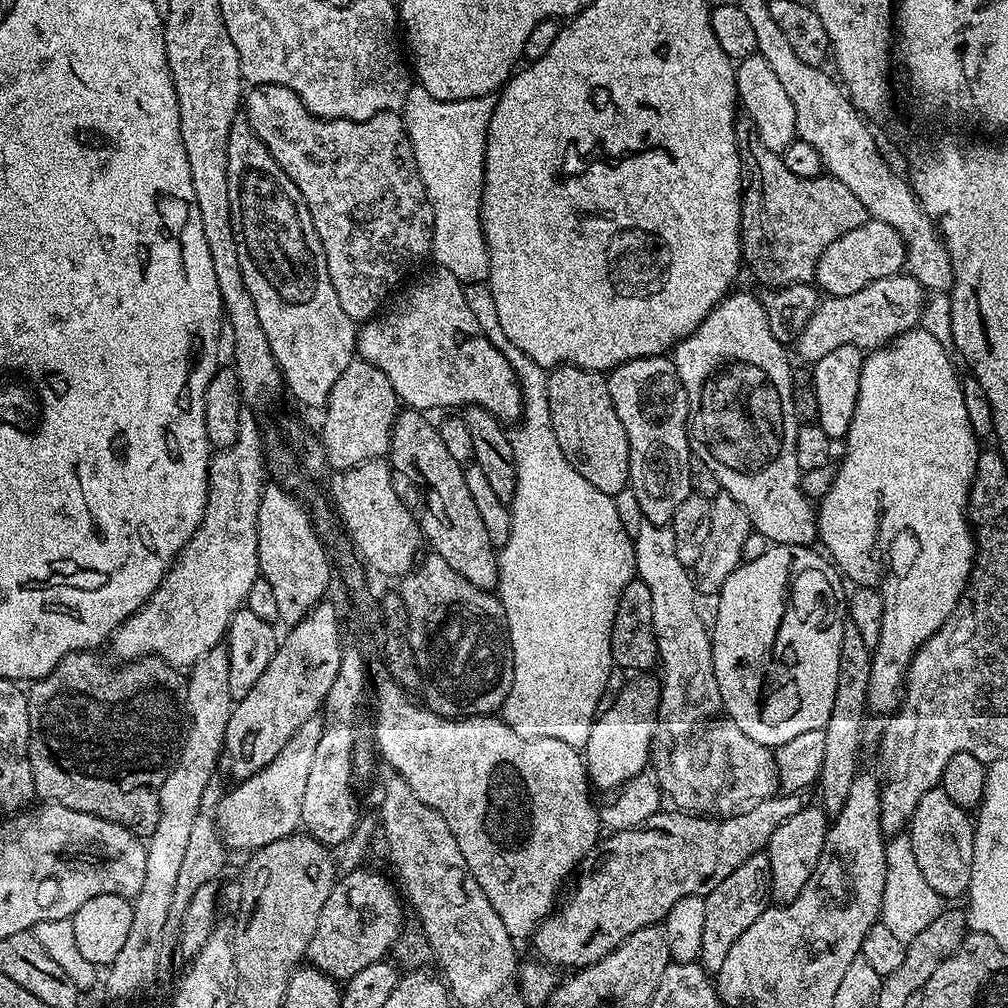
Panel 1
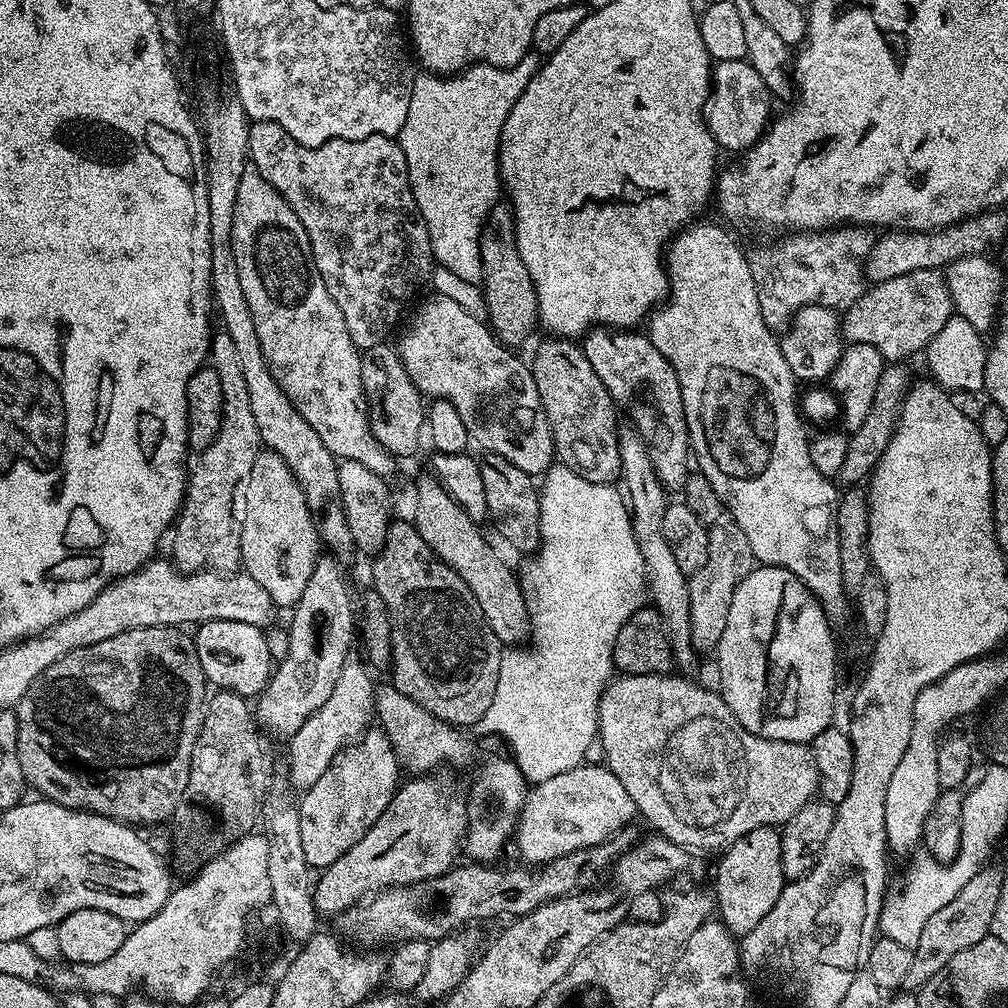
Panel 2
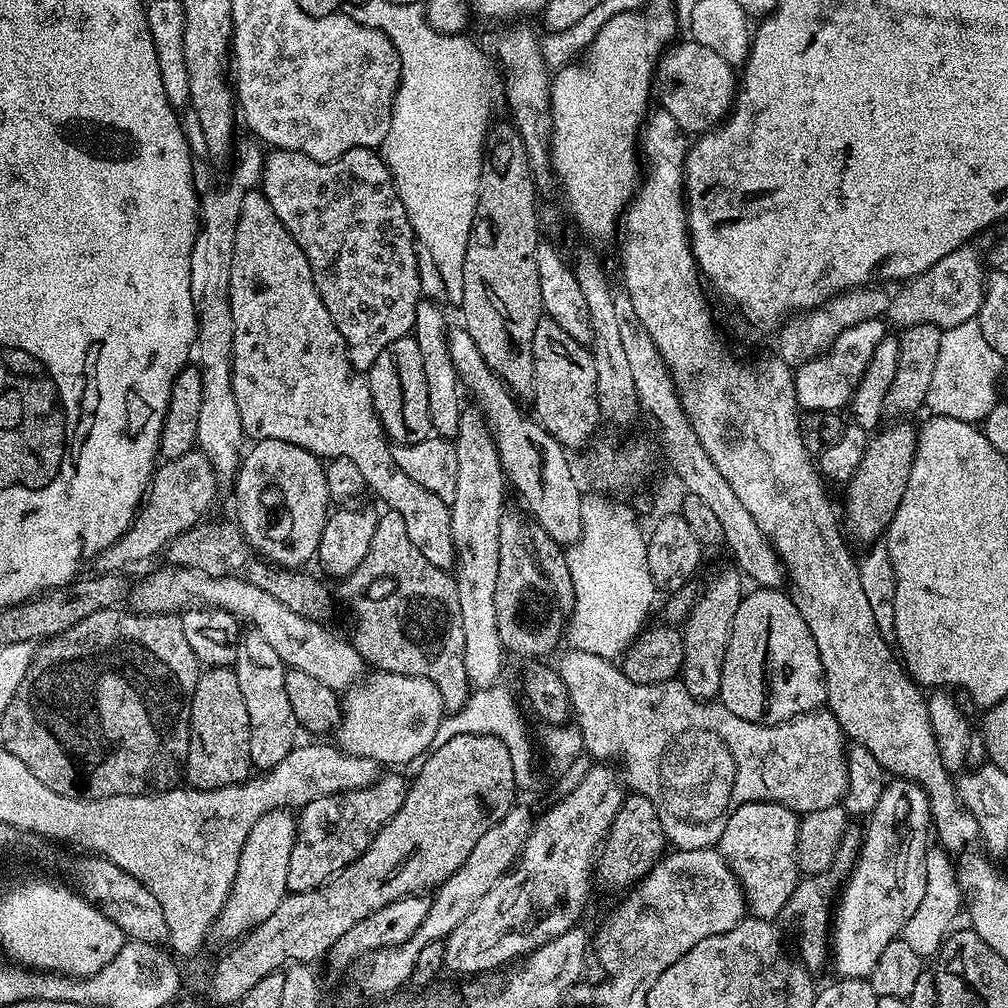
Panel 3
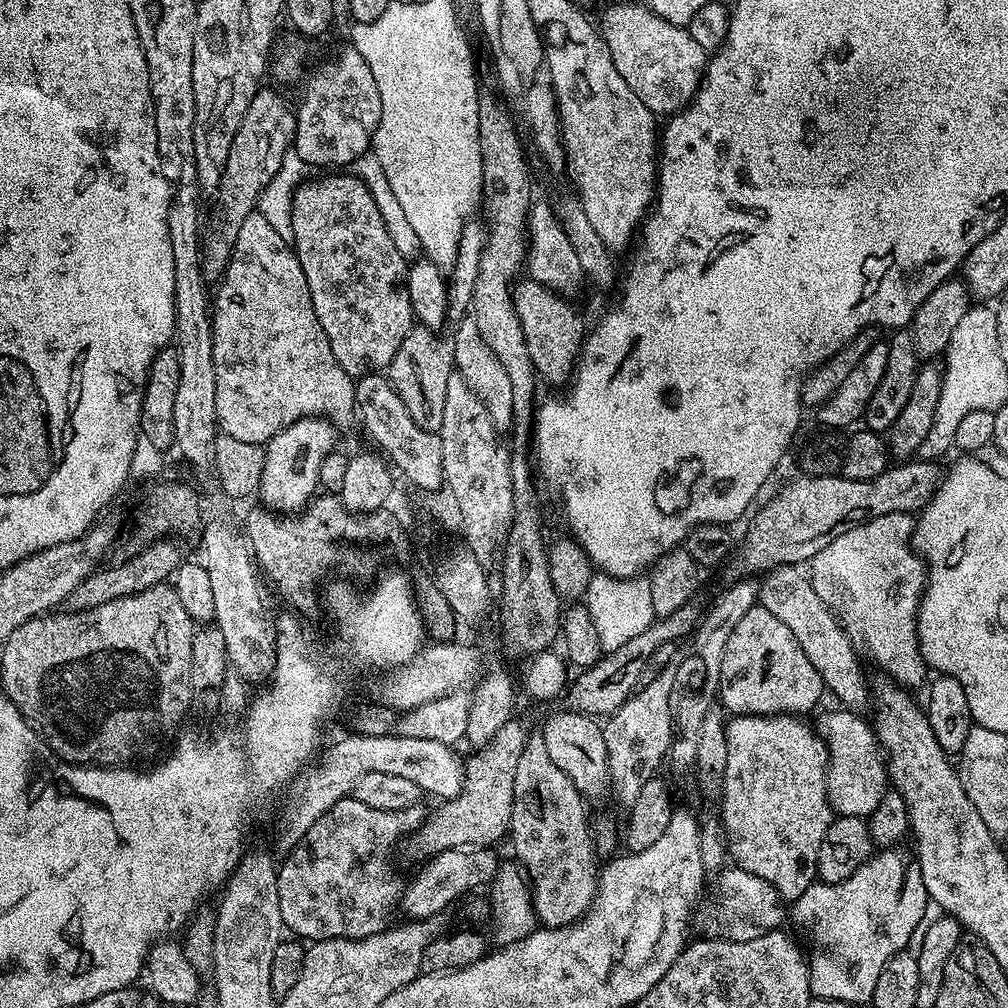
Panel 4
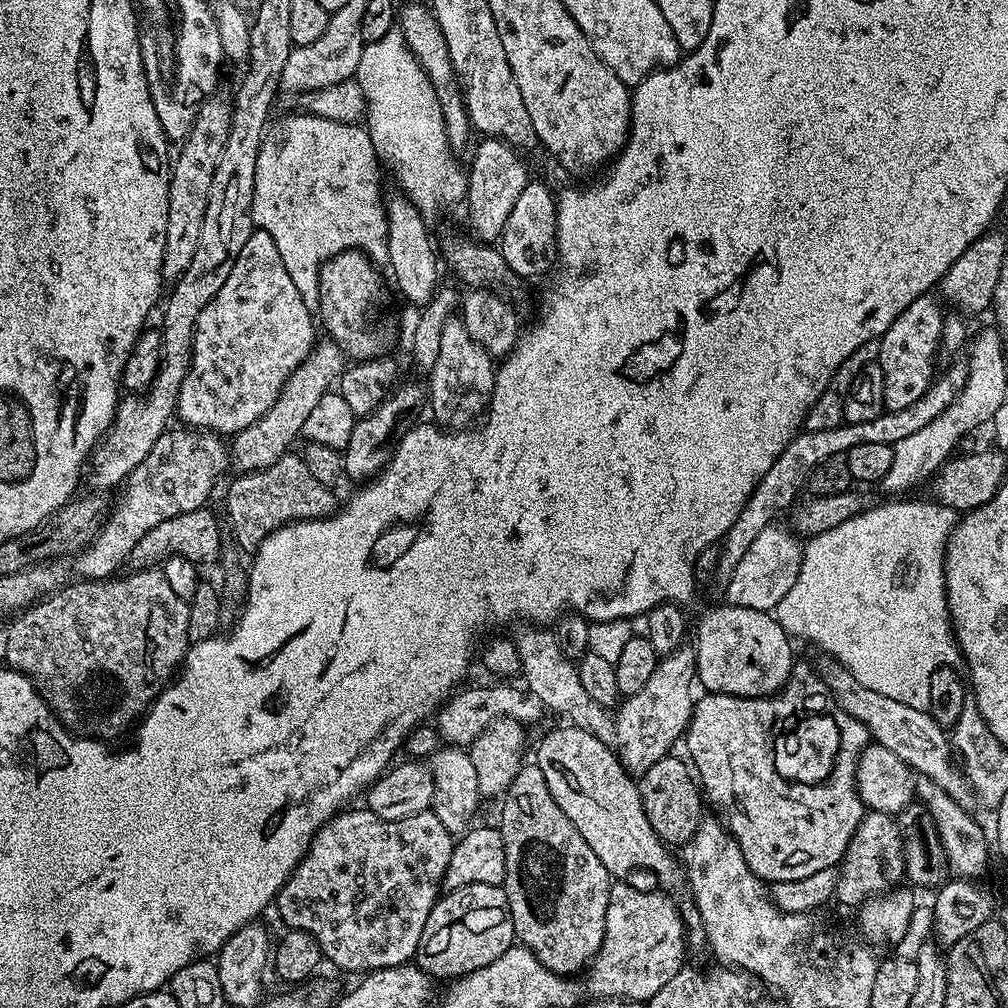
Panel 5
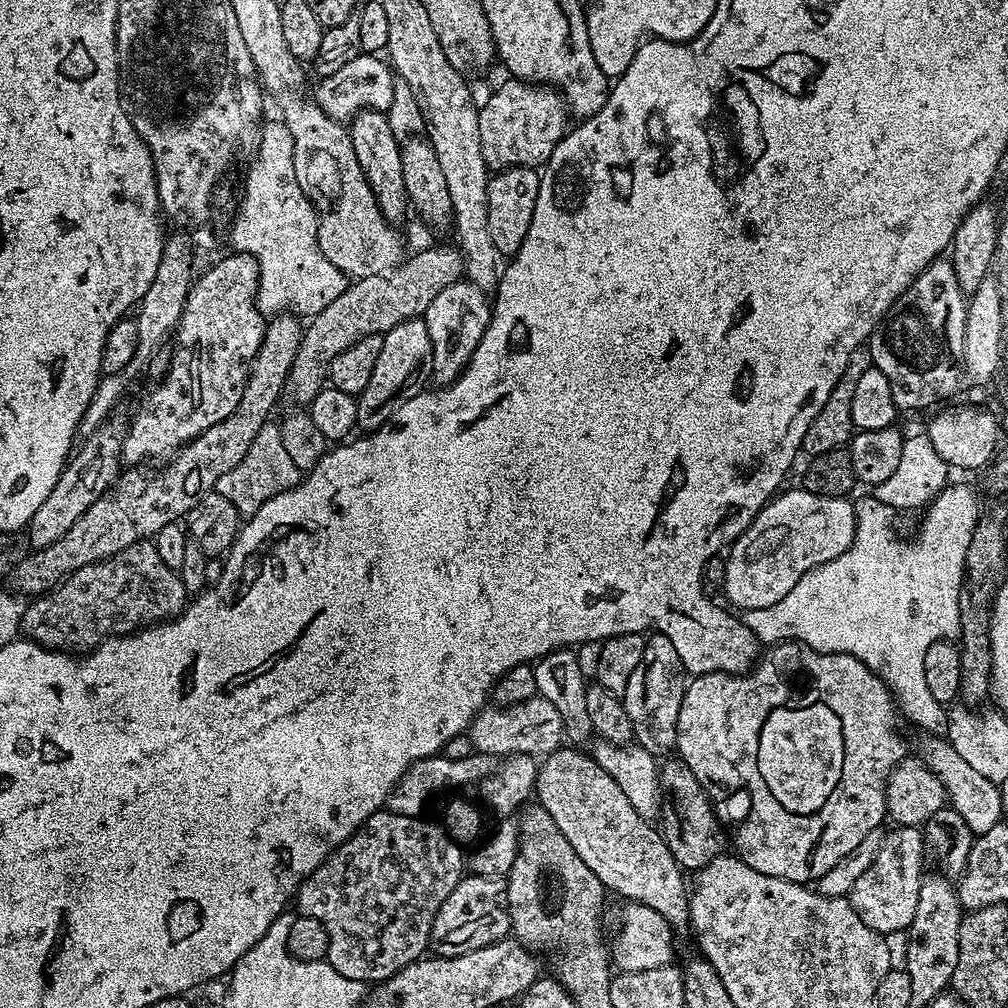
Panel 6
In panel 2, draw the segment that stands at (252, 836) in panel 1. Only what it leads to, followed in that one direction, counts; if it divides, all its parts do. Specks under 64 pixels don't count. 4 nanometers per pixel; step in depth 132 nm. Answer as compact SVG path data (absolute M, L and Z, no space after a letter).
M345 663L342 674L338 674L338 682L334 682L330 698L326 698L326 702L322 702L322 706L318 706L318 710L305 719L299 730L287 741L288 776L299 790L314 786L314 782L326 774L326 766L330 766L340 749L348 747L364 735L369 723L368 716L370 720L373 715L374 683L368 677L369 669L363 663L352 663Z

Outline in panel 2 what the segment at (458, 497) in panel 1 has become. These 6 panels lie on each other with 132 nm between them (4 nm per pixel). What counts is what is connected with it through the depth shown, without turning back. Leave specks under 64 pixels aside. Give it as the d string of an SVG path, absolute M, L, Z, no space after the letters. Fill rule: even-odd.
M425 474L416 484L416 504L420 507L420 520L415 521L420 537L430 546L430 550L474 594L482 614L500 639L501 645L520 646L529 639L528 604L520 589L517 573L492 549L490 541L484 537L481 525L469 518L464 507L447 492L444 485L431 474ZM524 640L524 641L523 641Z

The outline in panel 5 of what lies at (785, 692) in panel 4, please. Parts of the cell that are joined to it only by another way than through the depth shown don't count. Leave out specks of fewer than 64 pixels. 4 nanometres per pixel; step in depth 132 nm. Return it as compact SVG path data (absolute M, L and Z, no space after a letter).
M727 602L721 608L712 608L696 624L696 680L704 687L705 693L717 692L727 696L745 696L771 698L783 688L792 673L794 657L792 644L787 632L777 622L772 612L759 612L747 606L737 606Z

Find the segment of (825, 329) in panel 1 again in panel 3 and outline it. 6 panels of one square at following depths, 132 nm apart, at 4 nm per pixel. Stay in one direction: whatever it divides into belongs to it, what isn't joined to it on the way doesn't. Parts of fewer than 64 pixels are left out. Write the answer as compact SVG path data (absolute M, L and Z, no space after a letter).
M966 243L958 250L946 254L946 258L938 258L930 270L903 281L897 287L900 289L892 296L892 304L886 313L887 319L892 319L900 330L923 324L932 324L943 330L976 320L984 301L986 271L981 253L979 256L972 247L971 243Z

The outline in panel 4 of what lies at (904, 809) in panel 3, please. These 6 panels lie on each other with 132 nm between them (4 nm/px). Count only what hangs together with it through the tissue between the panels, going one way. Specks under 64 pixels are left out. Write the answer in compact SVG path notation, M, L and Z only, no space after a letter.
M881 849L850 878L832 884L815 881L792 902L790 918L804 932L812 948L808 954L808 981L813 999L850 1002L853 1006L871 1003L875 983L886 962L909 947L913 932L930 901L919 863L901 850Z

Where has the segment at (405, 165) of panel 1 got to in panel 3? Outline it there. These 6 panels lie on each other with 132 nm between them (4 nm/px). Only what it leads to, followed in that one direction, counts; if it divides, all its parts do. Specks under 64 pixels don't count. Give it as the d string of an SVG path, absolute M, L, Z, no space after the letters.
M278 148L269 151L264 157L262 191L264 197L270 202L270 206L274 206L274 214L278 214L282 226L286 226L286 230L292 235L294 242L298 242L302 254L306 254L306 262L310 262L310 270L314 274L314 286L322 298L322 306L326 306L326 310L330 310L330 318L334 318L334 326L338 326L338 334L342 334L350 362L358 372L367 373L368 368L374 366L374 358L378 358L378 354L382 354L382 350L386 350L386 346L390 346L390 342L400 340L411 333L414 326L414 314L422 299L418 282L418 258L416 257L418 241L412 232L410 218L406 214L406 206L402 206L402 198L398 194L383 155L370 148L355 148L346 150L346 154L342 154L336 160L322 161L310 158L301 152Z

